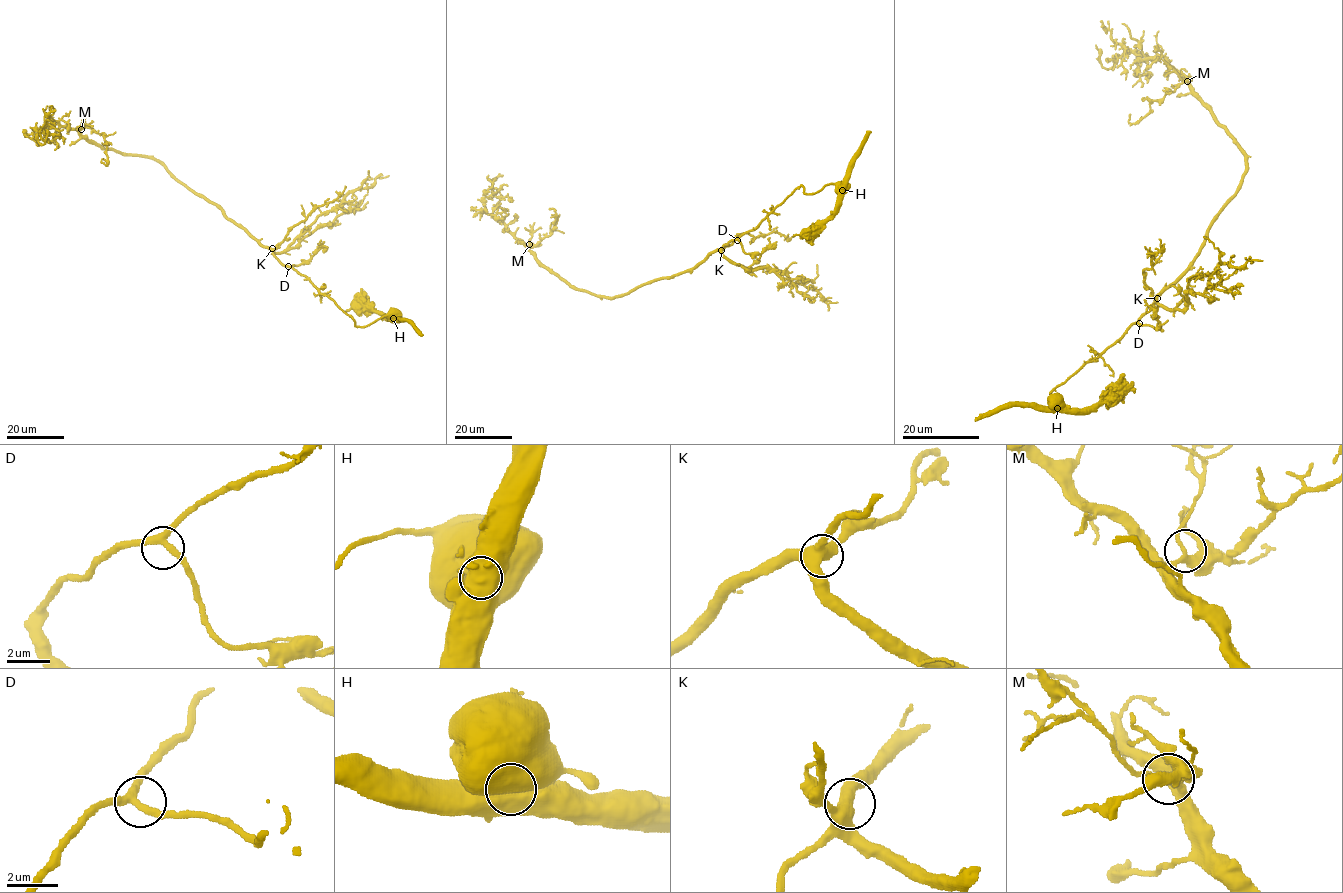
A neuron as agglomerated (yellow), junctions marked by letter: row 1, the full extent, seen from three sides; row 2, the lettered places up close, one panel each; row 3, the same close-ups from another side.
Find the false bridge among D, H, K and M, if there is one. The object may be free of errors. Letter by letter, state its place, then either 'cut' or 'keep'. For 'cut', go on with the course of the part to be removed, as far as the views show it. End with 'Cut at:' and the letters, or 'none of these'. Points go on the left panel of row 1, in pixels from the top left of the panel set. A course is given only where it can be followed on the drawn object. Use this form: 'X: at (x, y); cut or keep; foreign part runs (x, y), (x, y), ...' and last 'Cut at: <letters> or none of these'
D: at (288, 266); keep
H: at (393, 318); cut; foreign part runs (393, 318), (368, 310), (352, 308), (344, 311)
K: at (272, 248); keep
M: at (81, 129); keep
Cut at: H

